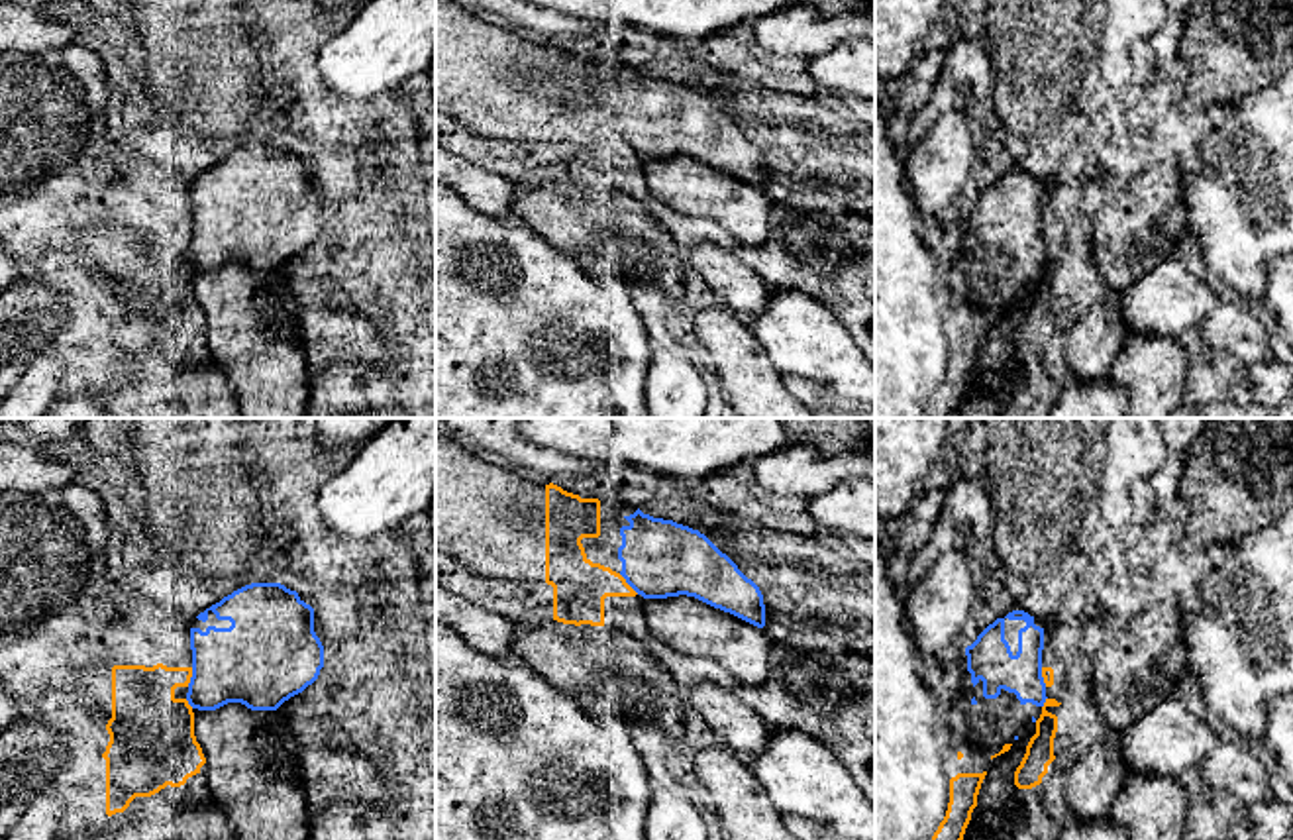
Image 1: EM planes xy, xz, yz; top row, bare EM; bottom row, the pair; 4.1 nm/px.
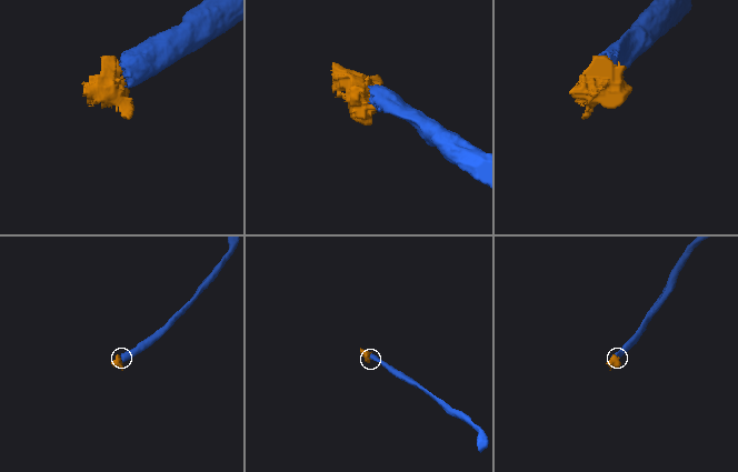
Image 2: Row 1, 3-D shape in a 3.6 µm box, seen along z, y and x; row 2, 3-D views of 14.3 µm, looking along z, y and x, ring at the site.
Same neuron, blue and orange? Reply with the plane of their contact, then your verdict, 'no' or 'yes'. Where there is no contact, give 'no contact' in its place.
xz | yes

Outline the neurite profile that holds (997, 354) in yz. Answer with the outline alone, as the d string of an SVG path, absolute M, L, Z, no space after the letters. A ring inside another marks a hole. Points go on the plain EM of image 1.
M1036 283L1020 296L1009 312L991 320L987 336L977 355L977 367L987 373L1007 373L1010 383L1016 385L1022 379L1018 365L1018 347L1014 345L1014 332L1020 326L1030 298L1036 294Z

